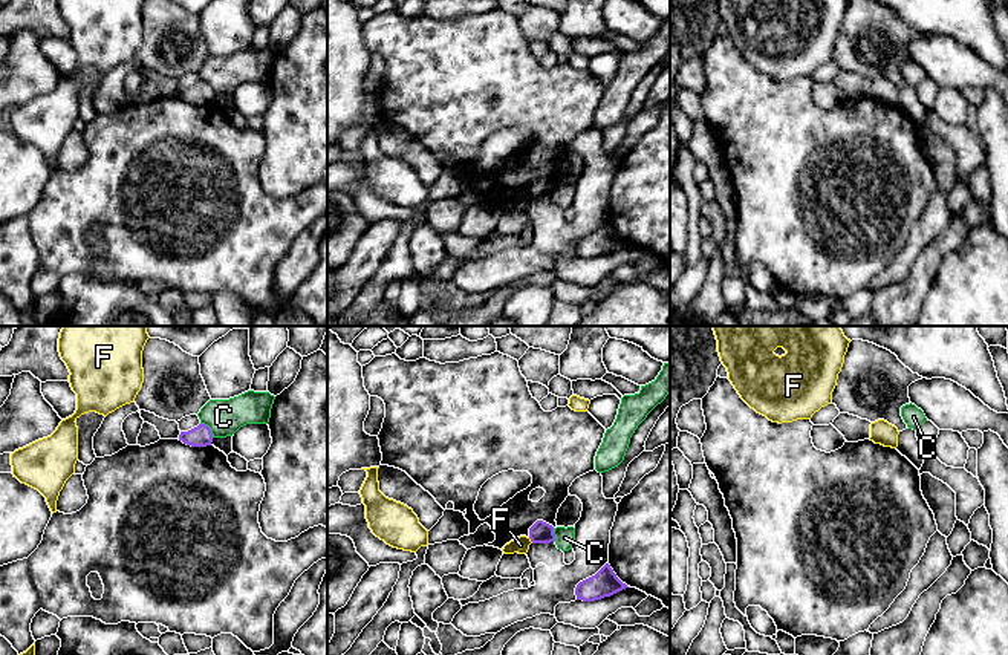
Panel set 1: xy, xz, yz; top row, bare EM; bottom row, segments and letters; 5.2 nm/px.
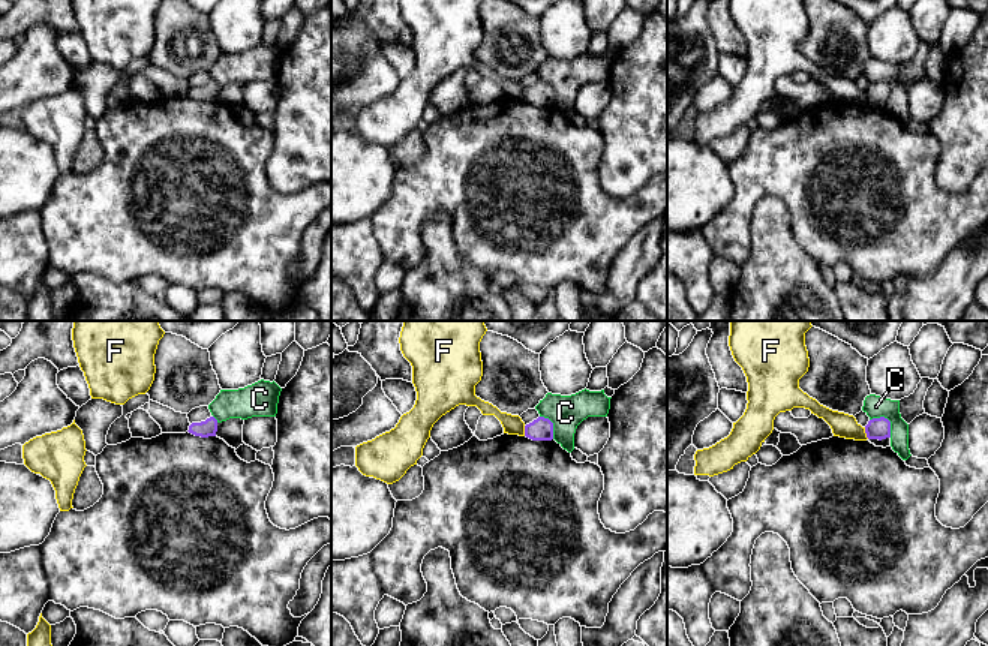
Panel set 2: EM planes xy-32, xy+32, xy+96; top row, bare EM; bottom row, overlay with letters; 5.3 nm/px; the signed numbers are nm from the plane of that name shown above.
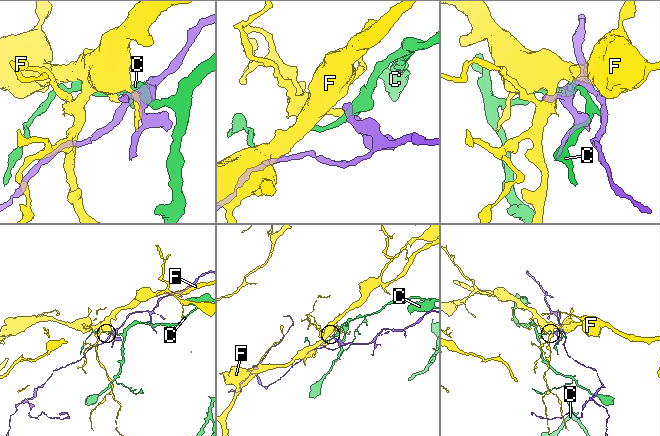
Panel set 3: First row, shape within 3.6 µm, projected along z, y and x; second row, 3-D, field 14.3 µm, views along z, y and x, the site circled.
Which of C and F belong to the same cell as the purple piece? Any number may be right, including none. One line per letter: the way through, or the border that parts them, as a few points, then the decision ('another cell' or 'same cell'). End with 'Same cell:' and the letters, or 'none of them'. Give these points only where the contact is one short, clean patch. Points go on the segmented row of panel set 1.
C: along xy (201, 421), (210, 429), (213, 436) | another cell
F: along xz (528, 537), (533, 542) | another cell
Same cell: none of them

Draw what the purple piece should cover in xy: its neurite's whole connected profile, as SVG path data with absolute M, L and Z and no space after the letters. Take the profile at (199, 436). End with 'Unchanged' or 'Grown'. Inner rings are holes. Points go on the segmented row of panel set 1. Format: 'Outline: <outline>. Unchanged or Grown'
Outline: M200 422L197 427L188 432L180 432L179 441L191 447L206 447L213 442L213 433L208 425Z. Unchanged

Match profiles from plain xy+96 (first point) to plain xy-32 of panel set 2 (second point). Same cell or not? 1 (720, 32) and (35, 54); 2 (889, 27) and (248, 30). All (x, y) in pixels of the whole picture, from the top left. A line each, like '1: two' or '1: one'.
1: two
2: one

